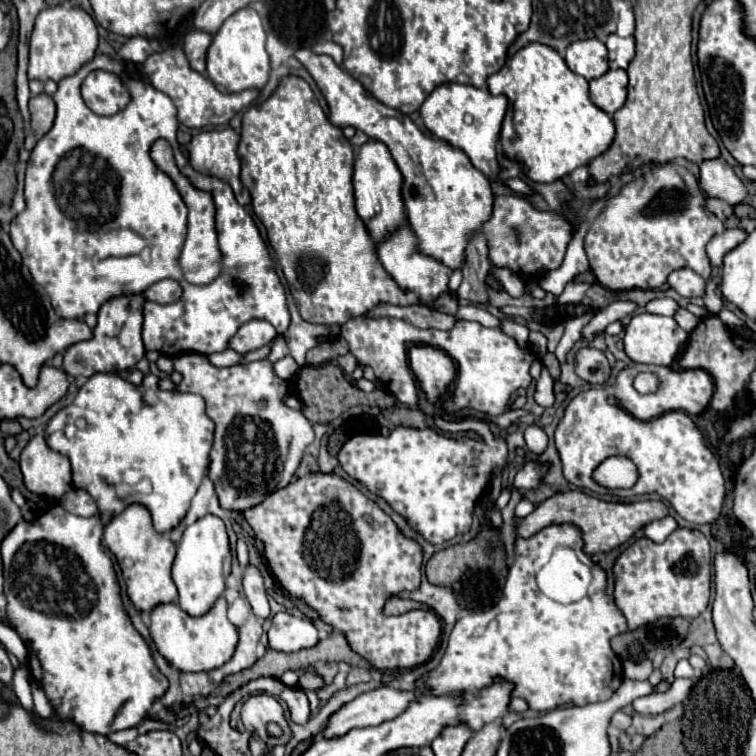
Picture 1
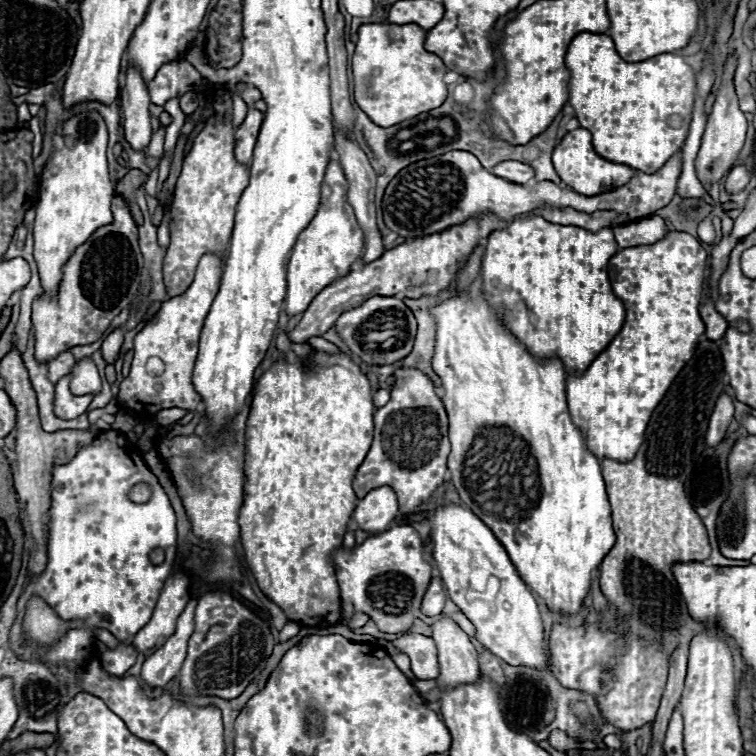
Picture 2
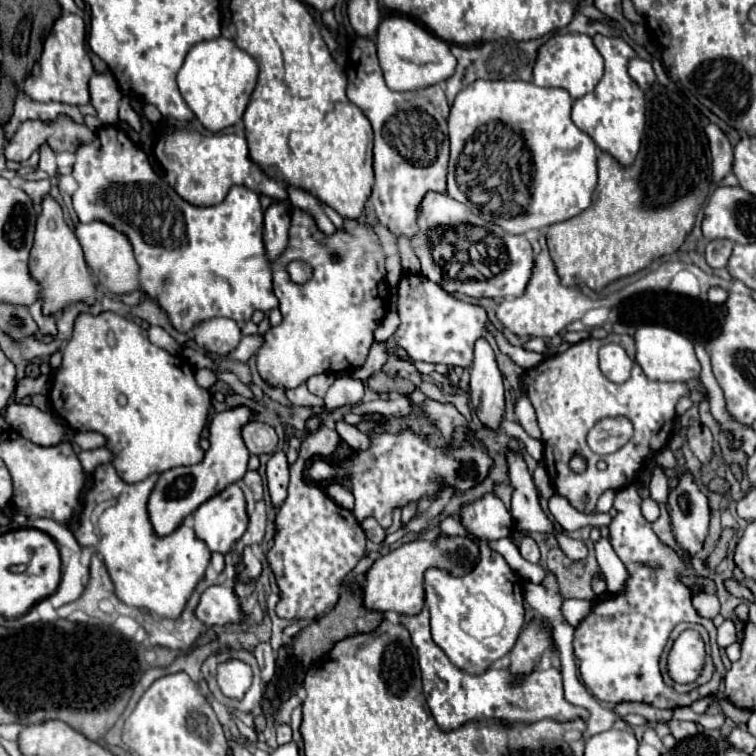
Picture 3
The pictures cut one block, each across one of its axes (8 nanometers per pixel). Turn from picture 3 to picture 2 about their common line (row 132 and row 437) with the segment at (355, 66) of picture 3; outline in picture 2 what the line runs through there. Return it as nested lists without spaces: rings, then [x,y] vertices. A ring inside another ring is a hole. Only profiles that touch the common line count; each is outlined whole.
[[[400,368],[394,372],[396,384],[390,394],[390,402],[376,410],[374,414],[374,442],[366,456],[366,460],[360,464],[356,476],[354,476],[354,492],[358,498],[364,498],[370,490],[380,486],[390,486],[400,502],[402,514],[414,514],[418,506],[426,504],[432,494],[444,484],[446,474],[446,456],[450,452],[448,442],[448,418],[442,400],[434,392],[434,384],[426,374],[420,370]]]

